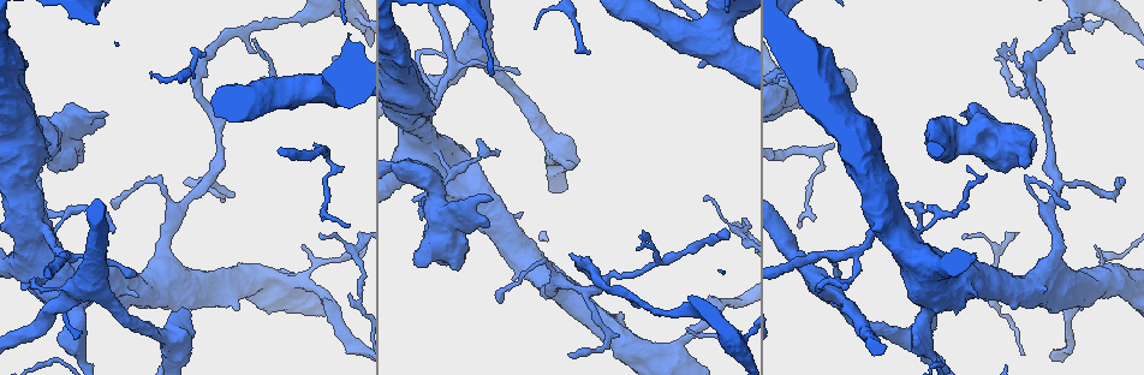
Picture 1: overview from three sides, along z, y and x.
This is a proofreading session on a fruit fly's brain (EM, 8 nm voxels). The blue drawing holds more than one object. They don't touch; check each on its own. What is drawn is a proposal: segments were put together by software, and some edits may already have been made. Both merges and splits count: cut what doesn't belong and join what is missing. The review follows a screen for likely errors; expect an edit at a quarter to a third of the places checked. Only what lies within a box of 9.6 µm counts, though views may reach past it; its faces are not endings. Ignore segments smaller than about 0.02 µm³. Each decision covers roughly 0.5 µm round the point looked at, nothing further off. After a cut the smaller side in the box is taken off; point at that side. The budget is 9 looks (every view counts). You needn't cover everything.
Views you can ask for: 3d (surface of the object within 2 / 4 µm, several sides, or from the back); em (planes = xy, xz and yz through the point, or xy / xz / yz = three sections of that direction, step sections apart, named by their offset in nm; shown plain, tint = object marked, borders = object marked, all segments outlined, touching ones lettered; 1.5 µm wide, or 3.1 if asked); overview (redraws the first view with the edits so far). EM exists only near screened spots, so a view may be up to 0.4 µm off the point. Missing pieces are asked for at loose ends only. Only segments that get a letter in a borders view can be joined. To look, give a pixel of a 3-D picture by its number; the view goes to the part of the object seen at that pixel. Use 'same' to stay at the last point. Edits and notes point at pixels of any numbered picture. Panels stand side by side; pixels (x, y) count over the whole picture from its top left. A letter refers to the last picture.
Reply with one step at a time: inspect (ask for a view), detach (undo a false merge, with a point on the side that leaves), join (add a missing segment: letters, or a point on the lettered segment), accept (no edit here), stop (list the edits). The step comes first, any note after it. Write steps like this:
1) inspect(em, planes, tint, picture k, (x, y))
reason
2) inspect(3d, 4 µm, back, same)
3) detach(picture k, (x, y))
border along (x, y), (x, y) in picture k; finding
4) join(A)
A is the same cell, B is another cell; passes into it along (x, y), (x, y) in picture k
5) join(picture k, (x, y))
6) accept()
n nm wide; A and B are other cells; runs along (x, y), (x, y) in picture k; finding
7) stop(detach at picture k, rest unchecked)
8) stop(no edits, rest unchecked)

inspect(3d, 2 µm, back, picture 1, (567, 165))
thick end

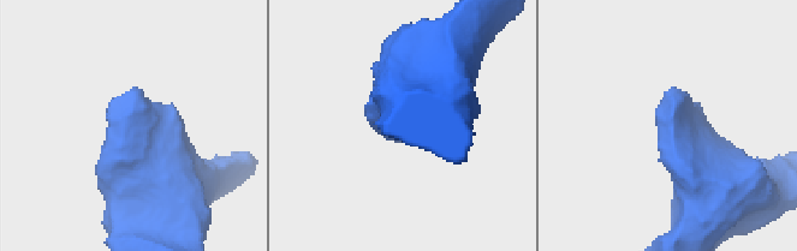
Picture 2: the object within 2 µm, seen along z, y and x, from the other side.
inspect(em, planes, borders, picture 2, (673, 88))

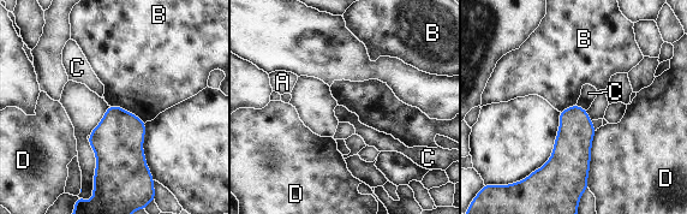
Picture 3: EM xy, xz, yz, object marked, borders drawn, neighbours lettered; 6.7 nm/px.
accept()
A, B, C and D are other cells; border along (109, 105), (133, 113), (144, 123) in picture 3; none of them fits

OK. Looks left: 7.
inspect(3d, 4 µm, picture 1, (108, 114))
free end

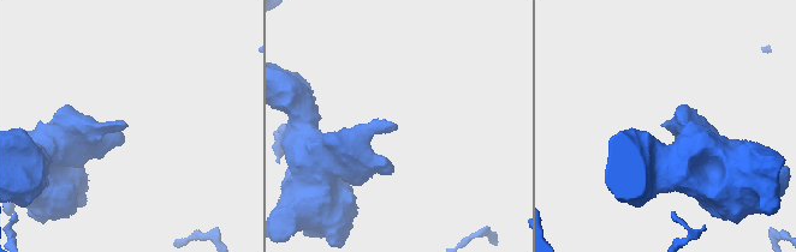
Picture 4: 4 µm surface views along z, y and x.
inspect(em, planes, borders, picture 4, (397, 128))

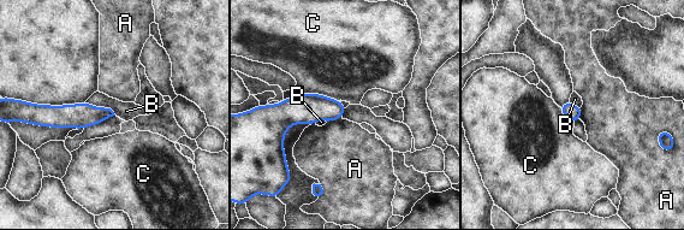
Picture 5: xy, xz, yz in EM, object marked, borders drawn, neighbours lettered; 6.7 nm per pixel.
accept()
A, B and C are other cells; runs along (42, 108), (49, 114), (109, 113) in picture 5; none of them fits

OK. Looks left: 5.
inspect(em, yz, step 4, tint, picture 1, (498, 150))

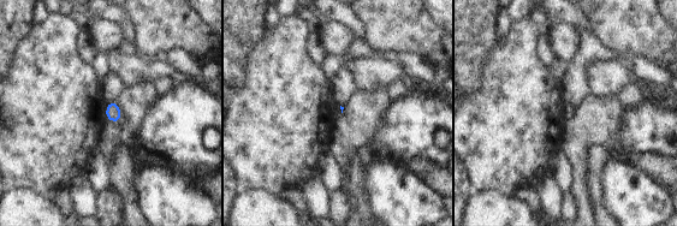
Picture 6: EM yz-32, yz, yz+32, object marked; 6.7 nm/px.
inspect(em, planes, borders, same)

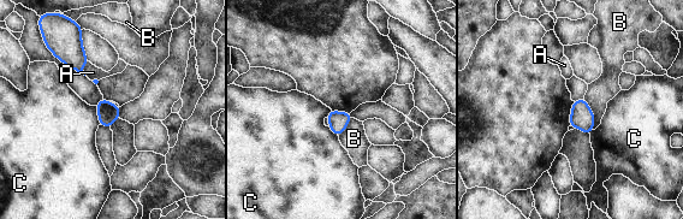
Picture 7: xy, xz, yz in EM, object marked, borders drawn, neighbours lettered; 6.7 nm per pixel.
accept()
A, B and C are other cells; border along (584, 96), (594, 117), (593, 129) in picture 7; no lettered segment goes on from it

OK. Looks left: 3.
inspect(3d, 4 µm, picture 1, (23, 288))
tapers out

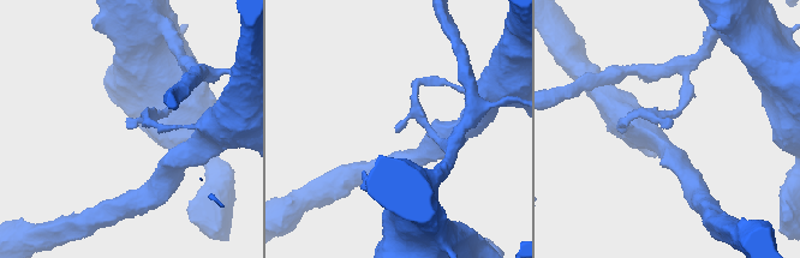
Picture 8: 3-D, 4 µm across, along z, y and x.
inspect(em, xz, step 4, borders, picture 8, (129, 122))
shape alone is not enough

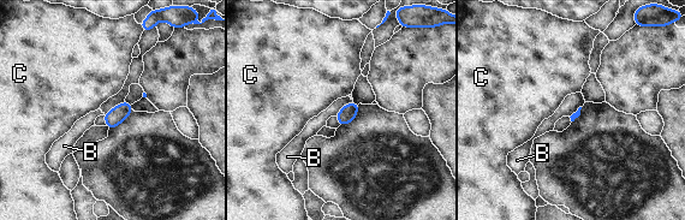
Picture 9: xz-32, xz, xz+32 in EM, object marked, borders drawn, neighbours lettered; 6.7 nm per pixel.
inspect(em, planes, borders, same)
cut it another way

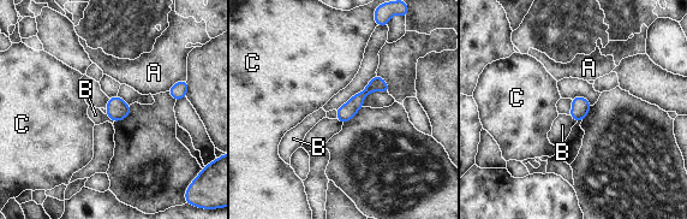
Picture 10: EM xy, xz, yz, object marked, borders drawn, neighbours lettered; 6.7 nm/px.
accept()
A touches over 170 nm; A, B and C are other cells; border along (106, 113), (113, 123) in picture 10; none of them fits

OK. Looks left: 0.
stop(no edits, rest unchecked)

